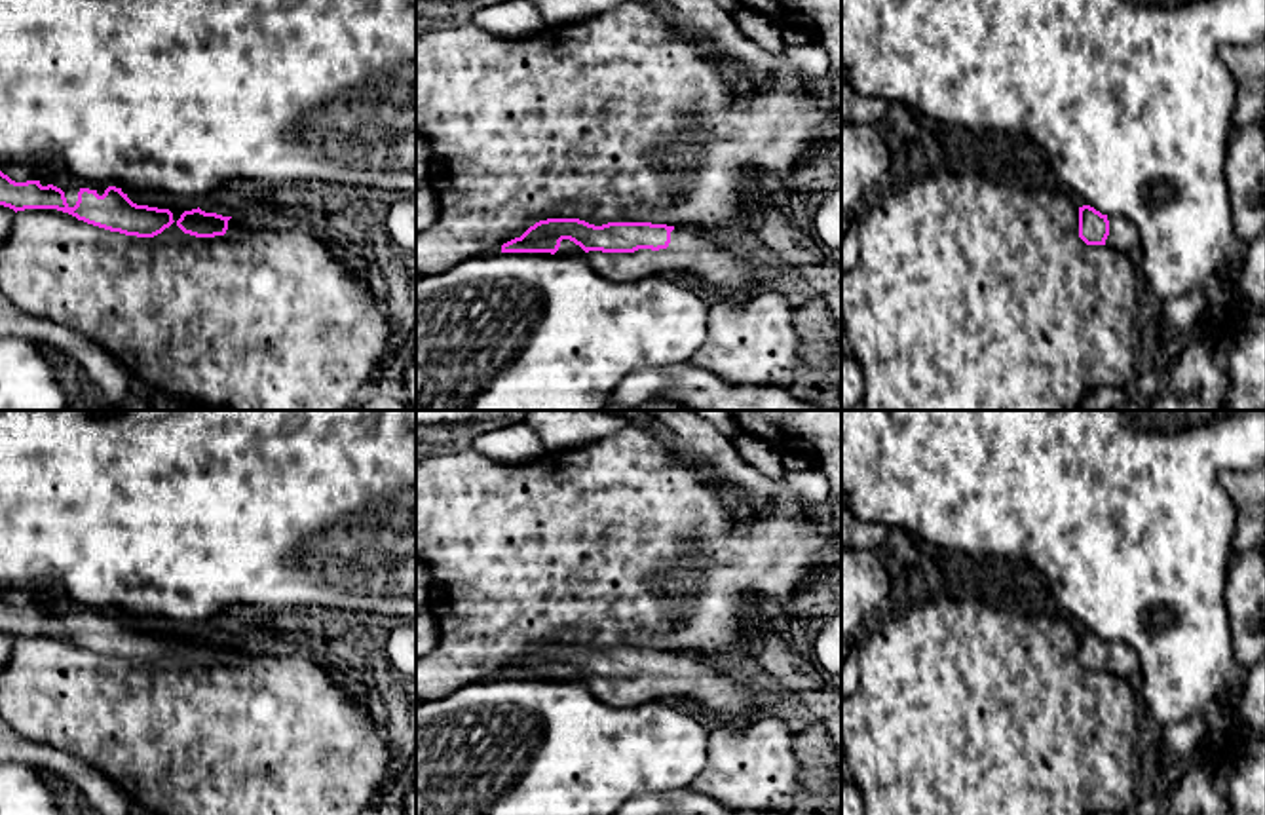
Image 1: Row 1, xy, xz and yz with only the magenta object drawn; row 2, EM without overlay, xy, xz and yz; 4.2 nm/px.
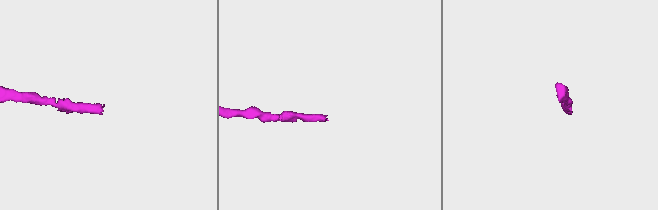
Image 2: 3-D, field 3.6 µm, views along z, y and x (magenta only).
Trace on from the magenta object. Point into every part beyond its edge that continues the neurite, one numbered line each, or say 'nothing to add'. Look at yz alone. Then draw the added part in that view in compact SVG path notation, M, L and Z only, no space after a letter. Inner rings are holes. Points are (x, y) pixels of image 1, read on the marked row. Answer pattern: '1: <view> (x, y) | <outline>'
1: yz (1123, 236) | M1109 215L1107 220L1109 236L1105 239L1105 245L1115 249L1117 253L1128 255L1132 264L1138 268L1142 260L1142 245L1136 224L1123 215Z

